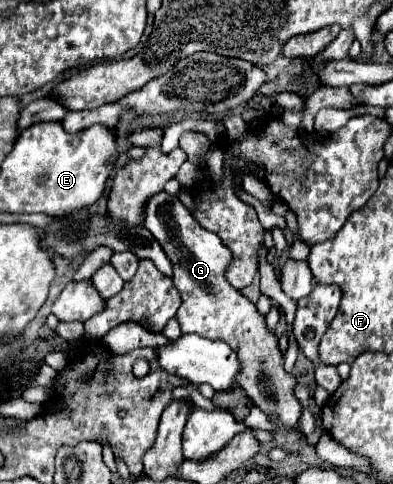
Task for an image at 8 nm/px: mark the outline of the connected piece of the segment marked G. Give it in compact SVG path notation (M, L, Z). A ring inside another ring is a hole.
M165 191L147 199L143 225L155 235L155 239L159 239L159 245L173 261L173 283L183 297L177 311L183 333L197 333L207 339L221 339L229 343L243 363L239 387L263 413L273 415L277 423L299 429L301 405L293 395L297 381L283 369L283 353L279 351L277 335L267 331L265 317L259 315L257 307L225 279L227 265L231 263L231 251L215 233L203 229L177 197L167 195Z

